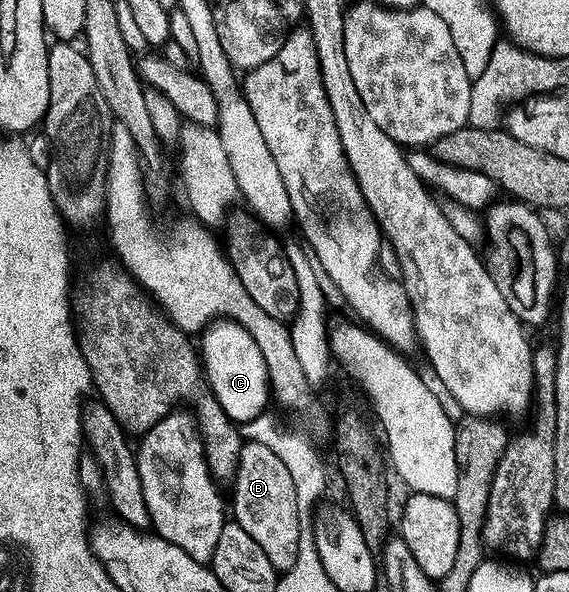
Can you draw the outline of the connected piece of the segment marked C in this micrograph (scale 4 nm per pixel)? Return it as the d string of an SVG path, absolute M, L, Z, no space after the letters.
M218 319L201 334L200 340L200 362L204 380L230 420L243 423L265 414L268 409L266 400L269 402L272 397L270 376L256 339L252 339L244 326L235 321Z

